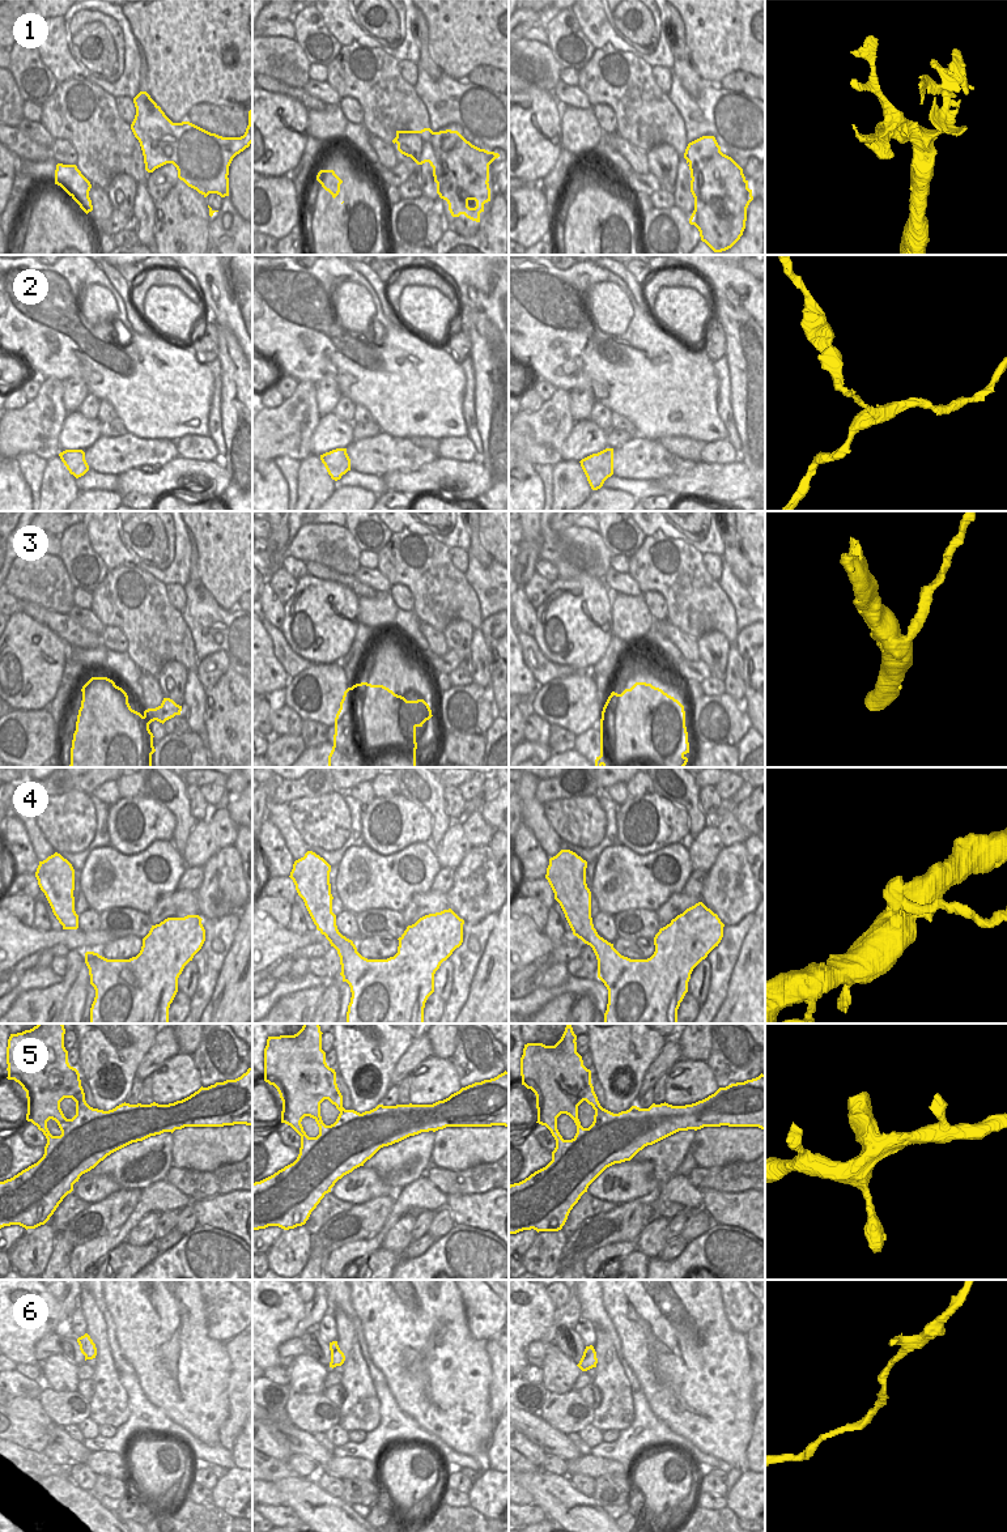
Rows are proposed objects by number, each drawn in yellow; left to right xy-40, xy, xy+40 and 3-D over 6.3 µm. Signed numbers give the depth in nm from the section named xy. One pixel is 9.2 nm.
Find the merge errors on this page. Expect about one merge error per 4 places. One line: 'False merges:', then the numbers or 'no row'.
False merges: 1, 3, 4

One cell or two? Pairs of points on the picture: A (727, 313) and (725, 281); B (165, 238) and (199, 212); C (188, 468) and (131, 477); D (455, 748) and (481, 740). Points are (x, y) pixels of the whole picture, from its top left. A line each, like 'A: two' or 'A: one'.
A: two
B: one
C: one
D: two

